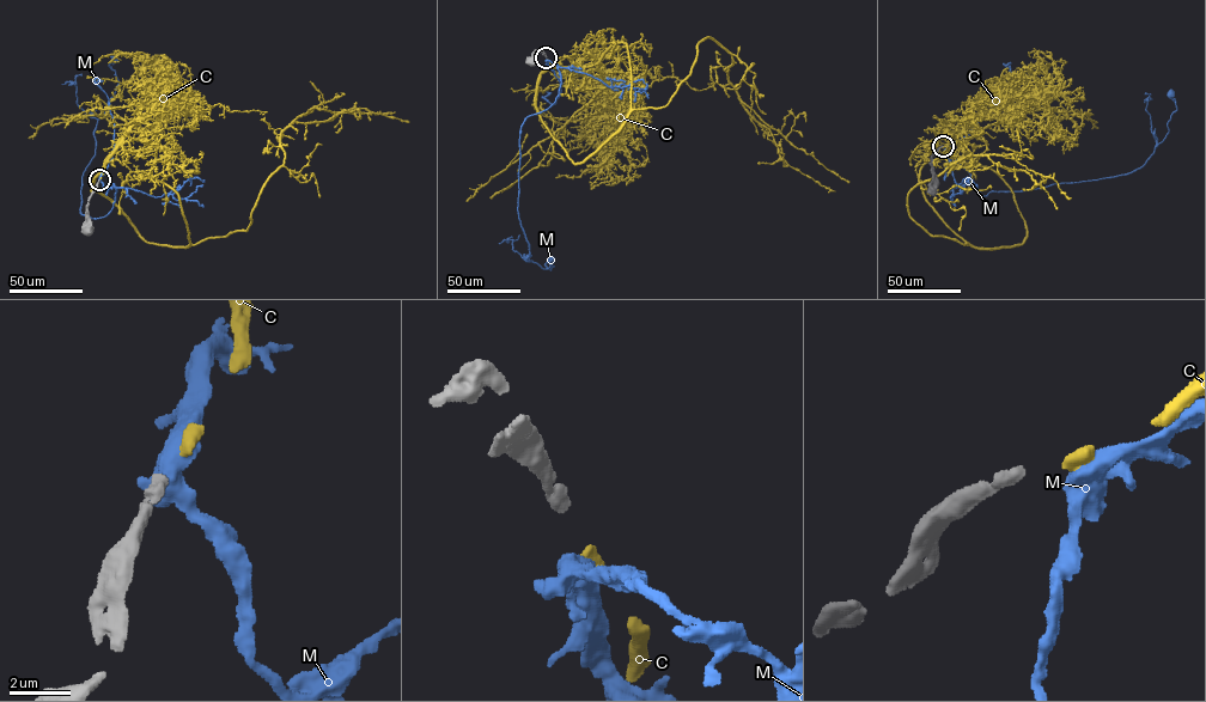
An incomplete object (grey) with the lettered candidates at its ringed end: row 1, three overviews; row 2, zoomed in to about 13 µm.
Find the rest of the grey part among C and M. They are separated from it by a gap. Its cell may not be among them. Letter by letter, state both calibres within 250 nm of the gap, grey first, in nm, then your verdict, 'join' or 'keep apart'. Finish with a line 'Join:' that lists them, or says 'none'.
C: 440 nm thick on the grey side, 400 nm on the other; join
M: 440 nm thick on the grey side, 550 nm on the other; keep apart
Join: C

